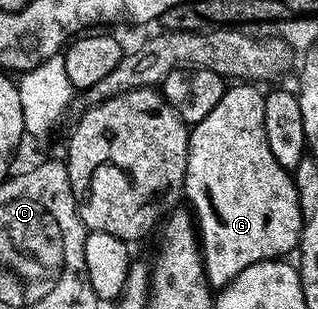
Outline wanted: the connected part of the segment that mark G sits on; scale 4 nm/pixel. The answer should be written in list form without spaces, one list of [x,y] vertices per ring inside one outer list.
[[[236,82],[231,86],[225,87],[222,98],[218,101],[218,106],[202,118],[202,122],[191,125],[188,133],[188,161],[186,162],[186,178],[184,179],[183,195],[188,196],[187,207],[190,209],[195,221],[196,231],[200,234],[200,250],[204,254],[204,269],[206,278],[213,289],[219,290],[224,288],[246,266],[254,266],[254,262],[263,260],[275,260],[277,258],[287,257],[287,252],[295,253],[300,243],[300,231],[302,230],[302,210],[298,206],[298,190],[294,186],[289,169],[278,166],[274,162],[274,154],[270,154],[270,145],[266,142],[266,126],[264,125],[264,98],[265,93],[259,92],[257,85],[252,82]]]

